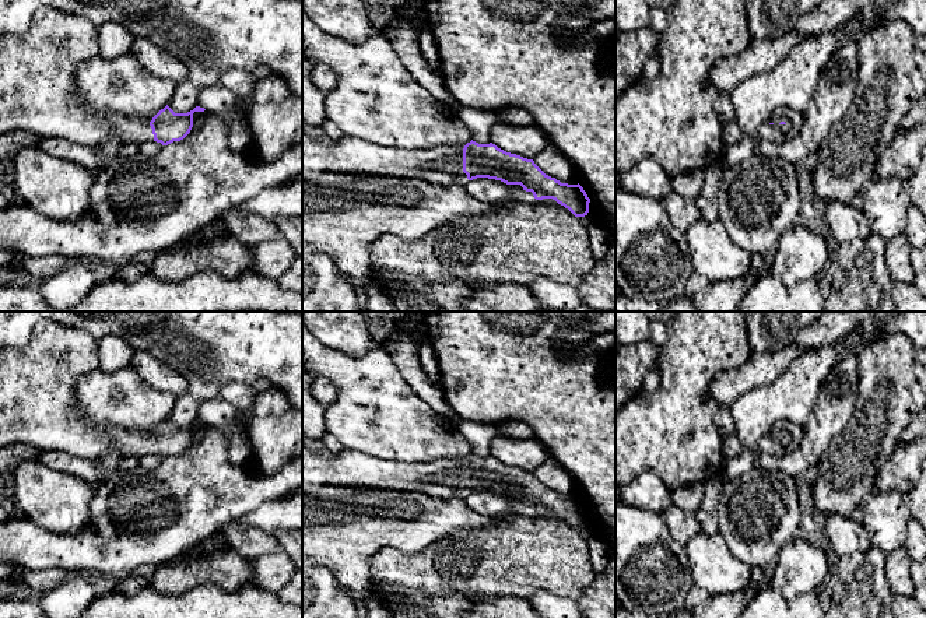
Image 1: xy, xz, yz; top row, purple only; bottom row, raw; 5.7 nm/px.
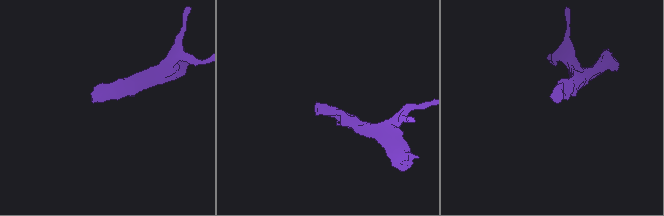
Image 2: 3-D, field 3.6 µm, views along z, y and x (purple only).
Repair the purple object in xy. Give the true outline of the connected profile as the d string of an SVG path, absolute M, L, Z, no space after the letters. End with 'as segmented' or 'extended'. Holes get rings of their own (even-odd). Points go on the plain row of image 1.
M42 319L32 329L32 337L21 350L0 350L0 449L24 443L39 450L64 452L67 454L97 459L111 450L119 450L123 457L144 457L157 454L168 459L183 453L193 440L193 426L204 425L196 419L187 426L175 426L168 418L161 422L148 438L138 438L124 429L90 428L73 410L76 404L76 380L98 368L98 340L69 324L53 319Z; extended

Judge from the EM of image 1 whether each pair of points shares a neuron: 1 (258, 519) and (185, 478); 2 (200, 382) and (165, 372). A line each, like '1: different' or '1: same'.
1: different
2: different

